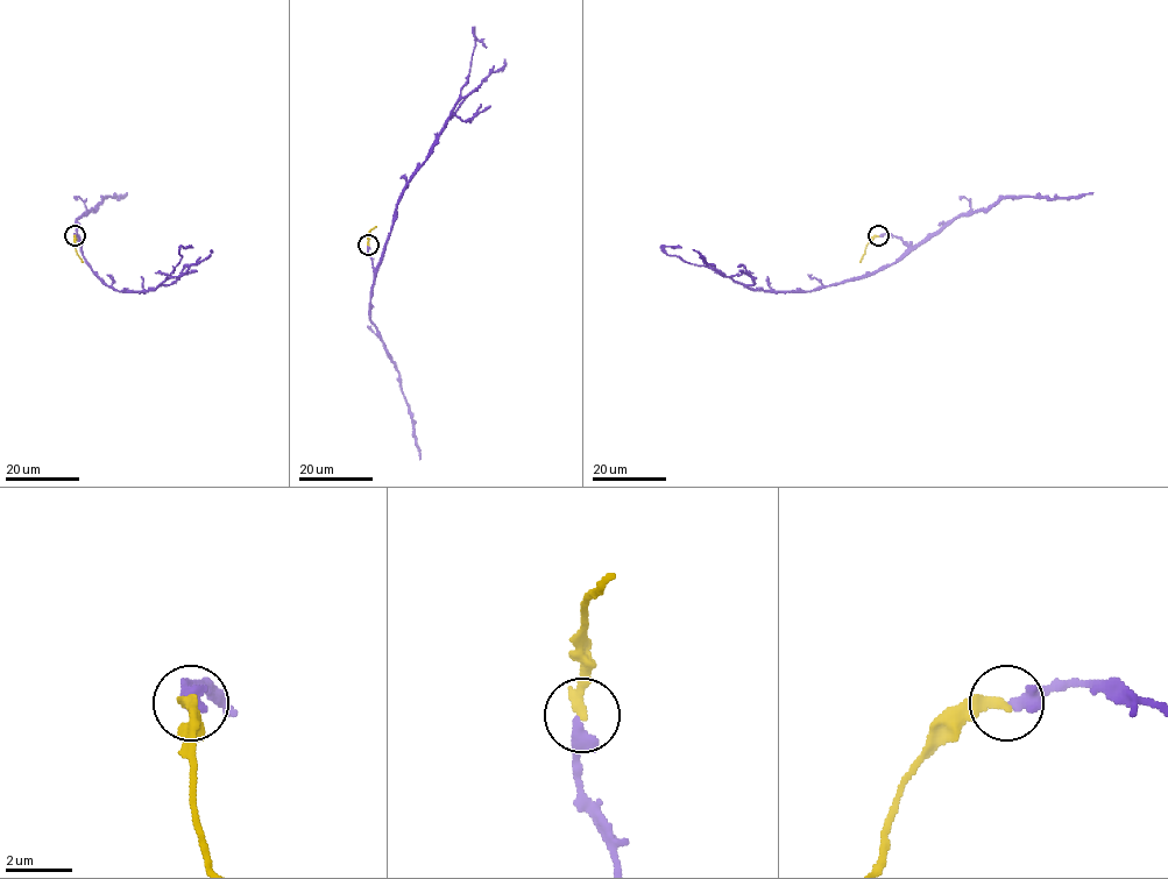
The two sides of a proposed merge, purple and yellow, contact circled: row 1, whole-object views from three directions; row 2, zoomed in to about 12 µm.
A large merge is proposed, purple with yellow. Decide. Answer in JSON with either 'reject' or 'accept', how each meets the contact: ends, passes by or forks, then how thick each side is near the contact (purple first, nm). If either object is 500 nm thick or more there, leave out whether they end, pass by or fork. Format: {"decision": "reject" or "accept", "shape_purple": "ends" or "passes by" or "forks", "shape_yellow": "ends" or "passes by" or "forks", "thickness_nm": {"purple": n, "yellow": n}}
{"decision": "accept", "shape_purple": "ends", "shape_yellow": "ends", "thickness_nm": {"purple": 400, "yellow": 340}}

